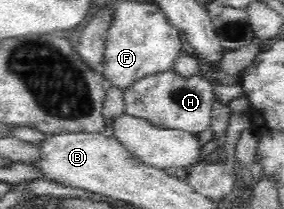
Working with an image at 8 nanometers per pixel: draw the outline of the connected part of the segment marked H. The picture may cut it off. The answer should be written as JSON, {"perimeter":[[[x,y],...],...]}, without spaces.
{"perimeter":[[[170,68],[156,74],[144,75],[122,91],[125,114],[143,118],[152,126],[191,133],[202,132],[211,126],[214,86],[200,74],[184,77]]]}

